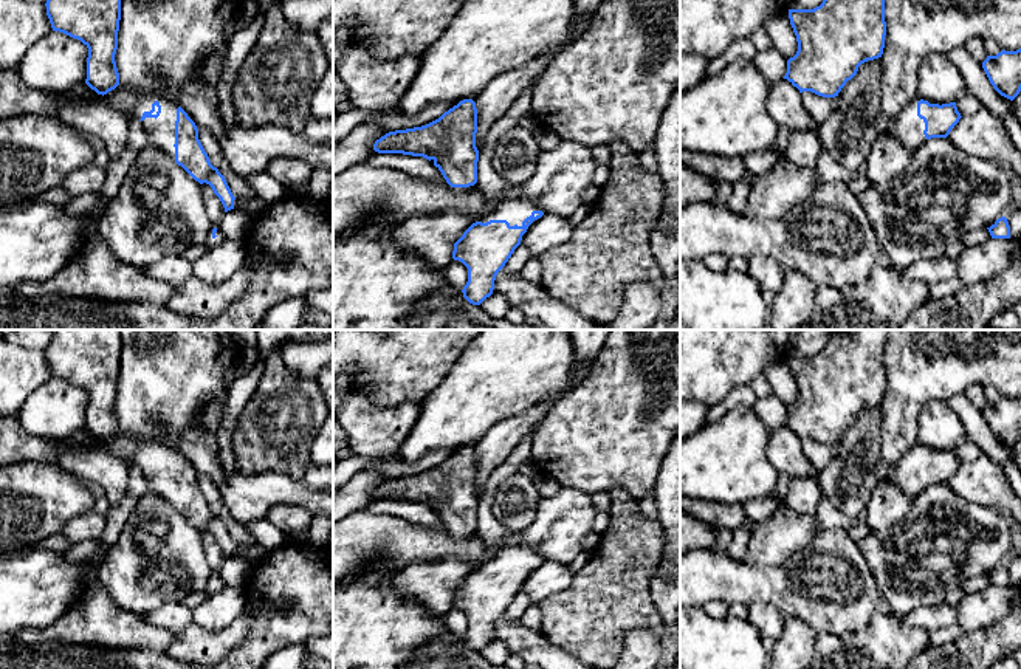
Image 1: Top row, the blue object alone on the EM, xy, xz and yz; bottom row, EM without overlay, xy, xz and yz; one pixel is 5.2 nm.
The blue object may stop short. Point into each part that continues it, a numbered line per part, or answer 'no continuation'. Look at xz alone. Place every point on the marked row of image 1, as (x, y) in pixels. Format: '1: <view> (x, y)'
1: xz (515, 211)

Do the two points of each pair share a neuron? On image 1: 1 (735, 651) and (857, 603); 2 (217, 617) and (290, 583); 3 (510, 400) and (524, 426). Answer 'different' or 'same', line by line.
1: different
2: different
3: different

